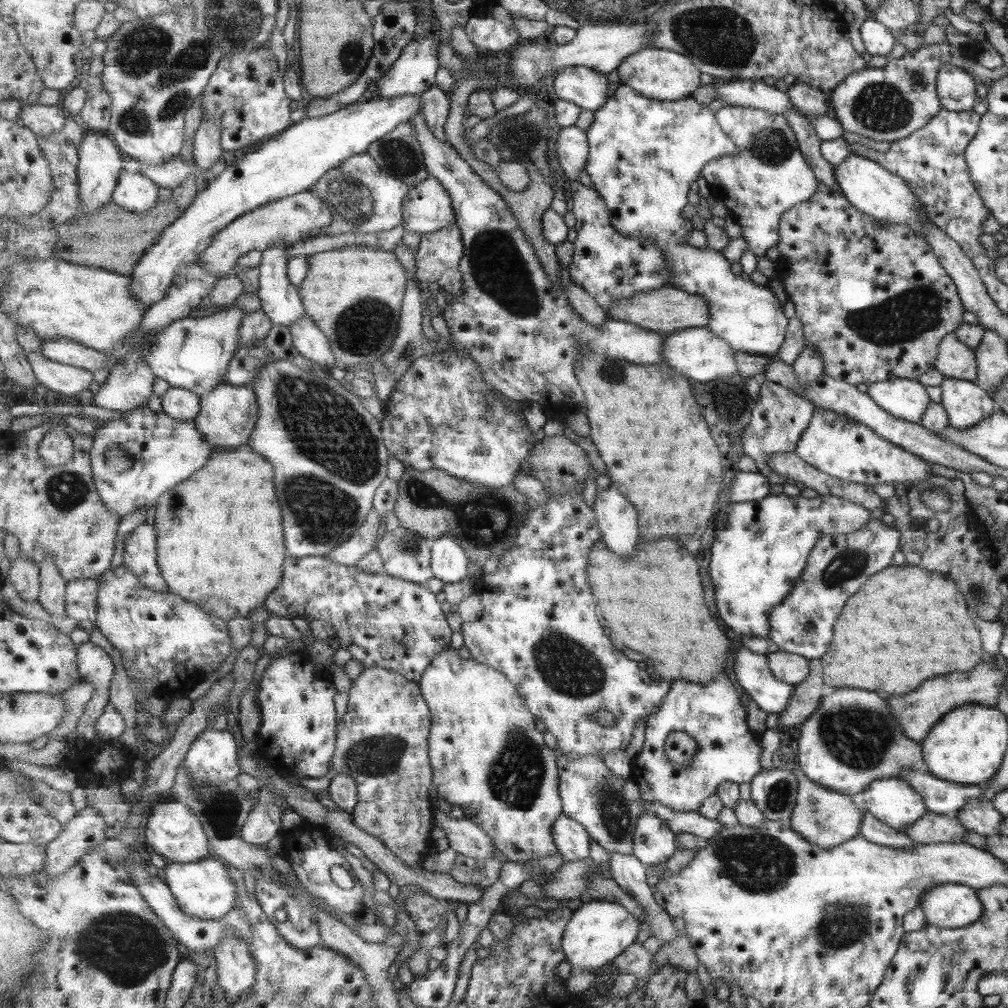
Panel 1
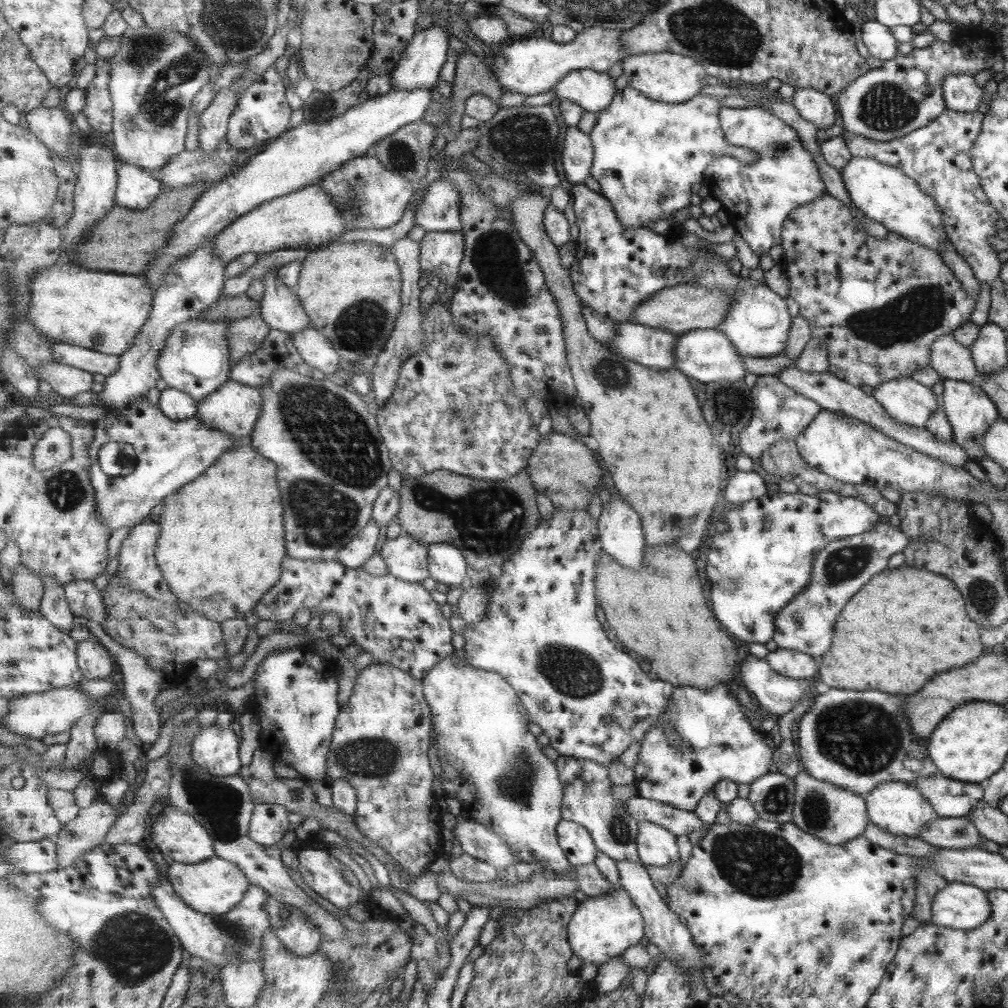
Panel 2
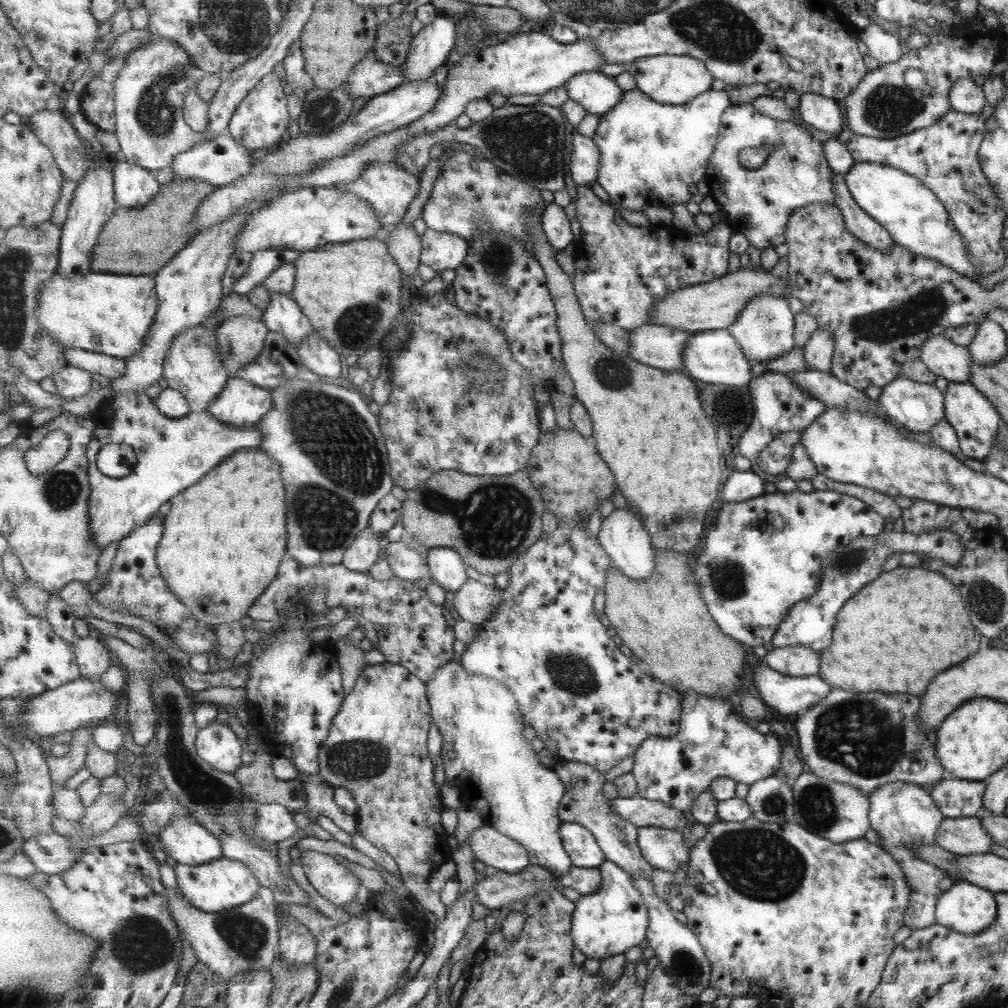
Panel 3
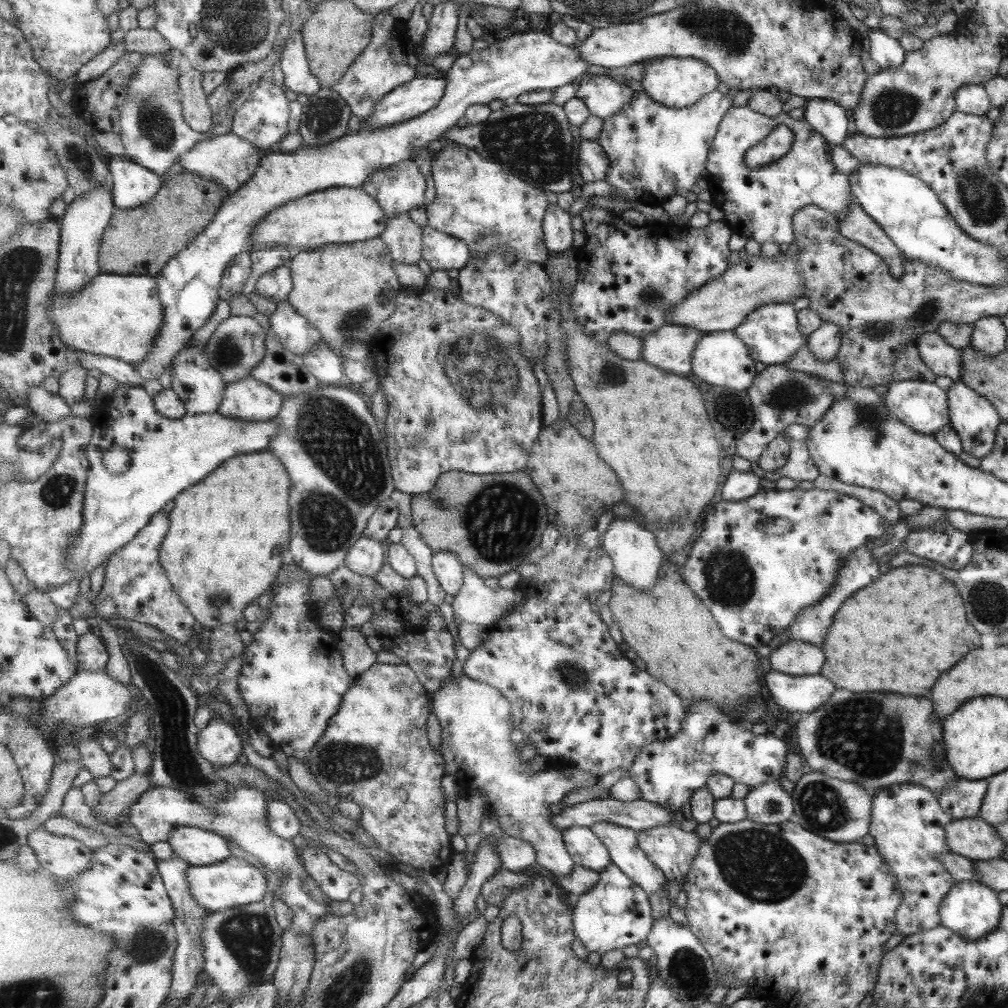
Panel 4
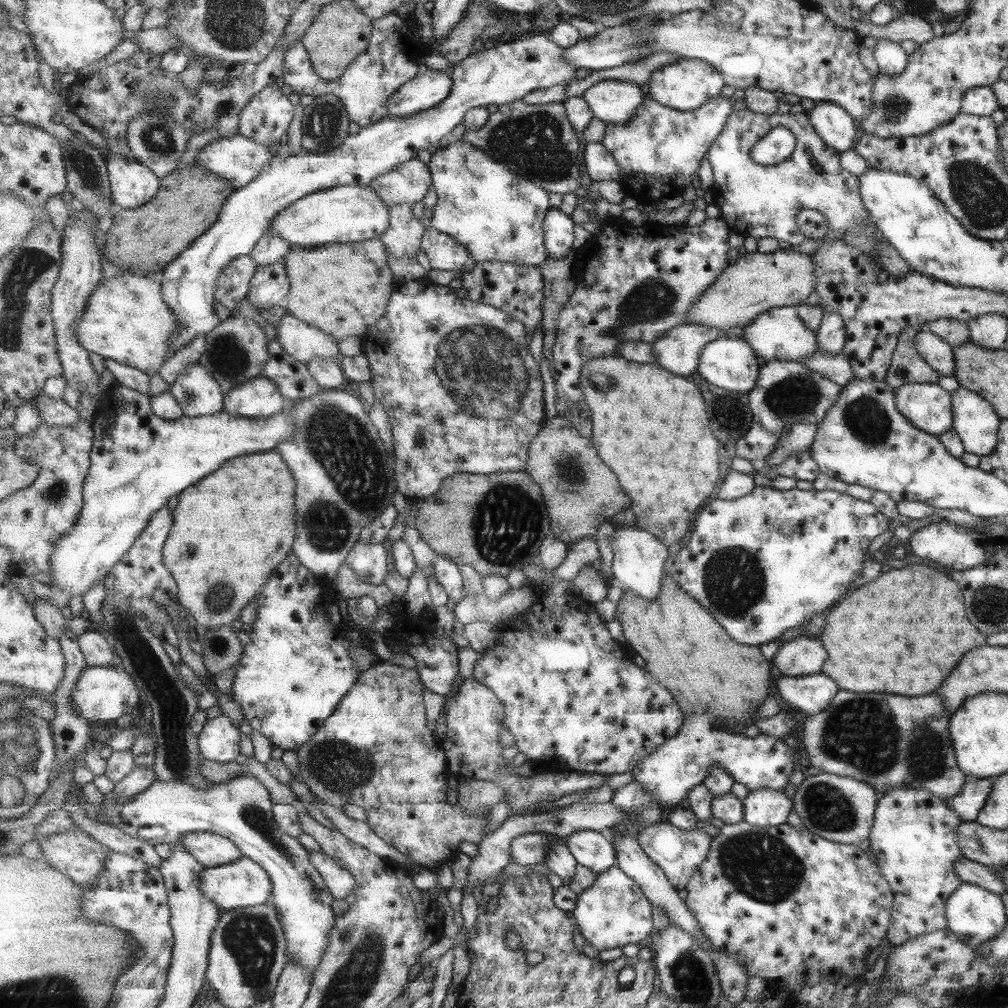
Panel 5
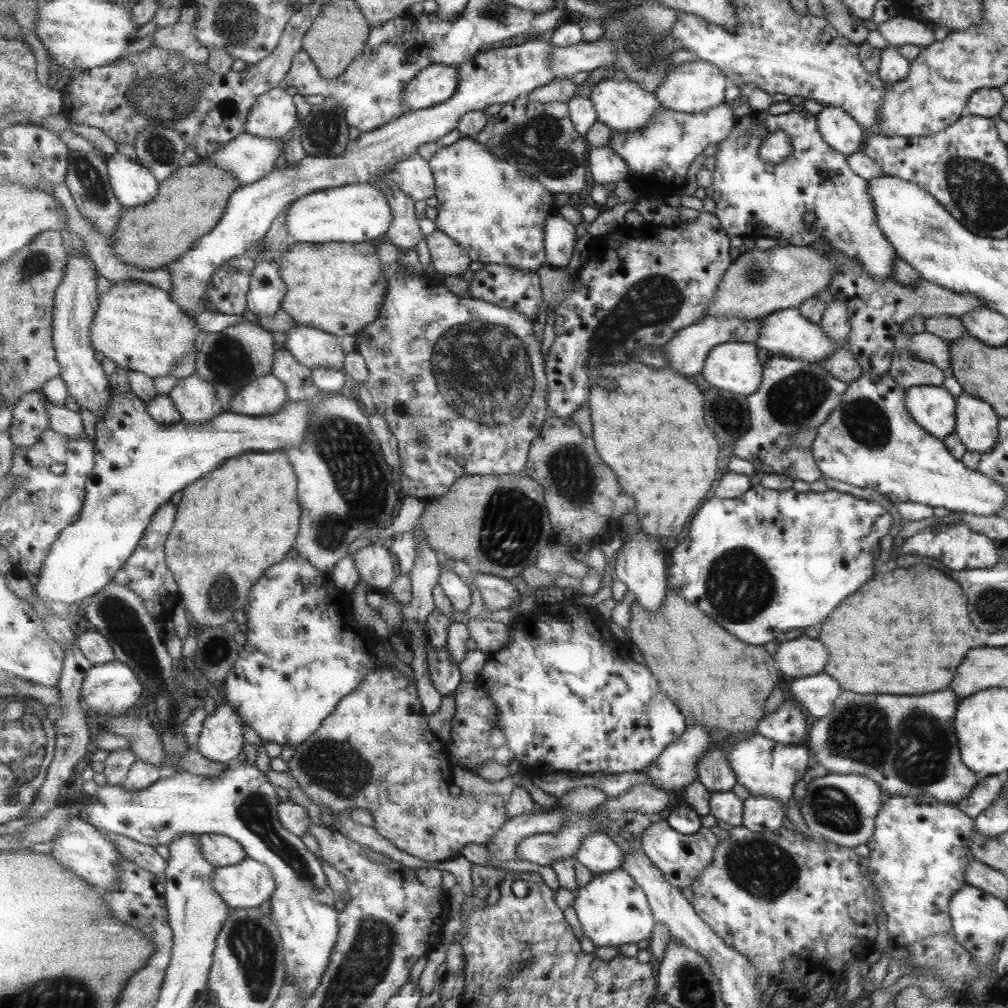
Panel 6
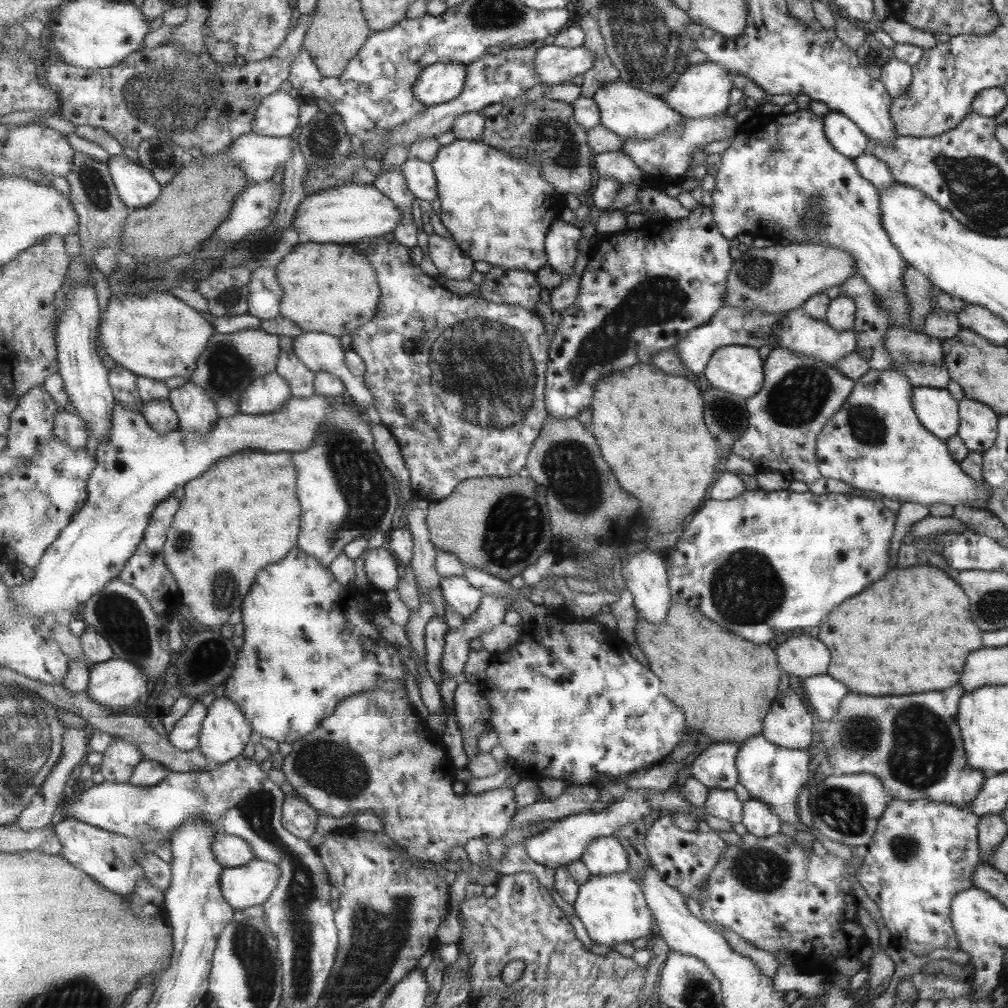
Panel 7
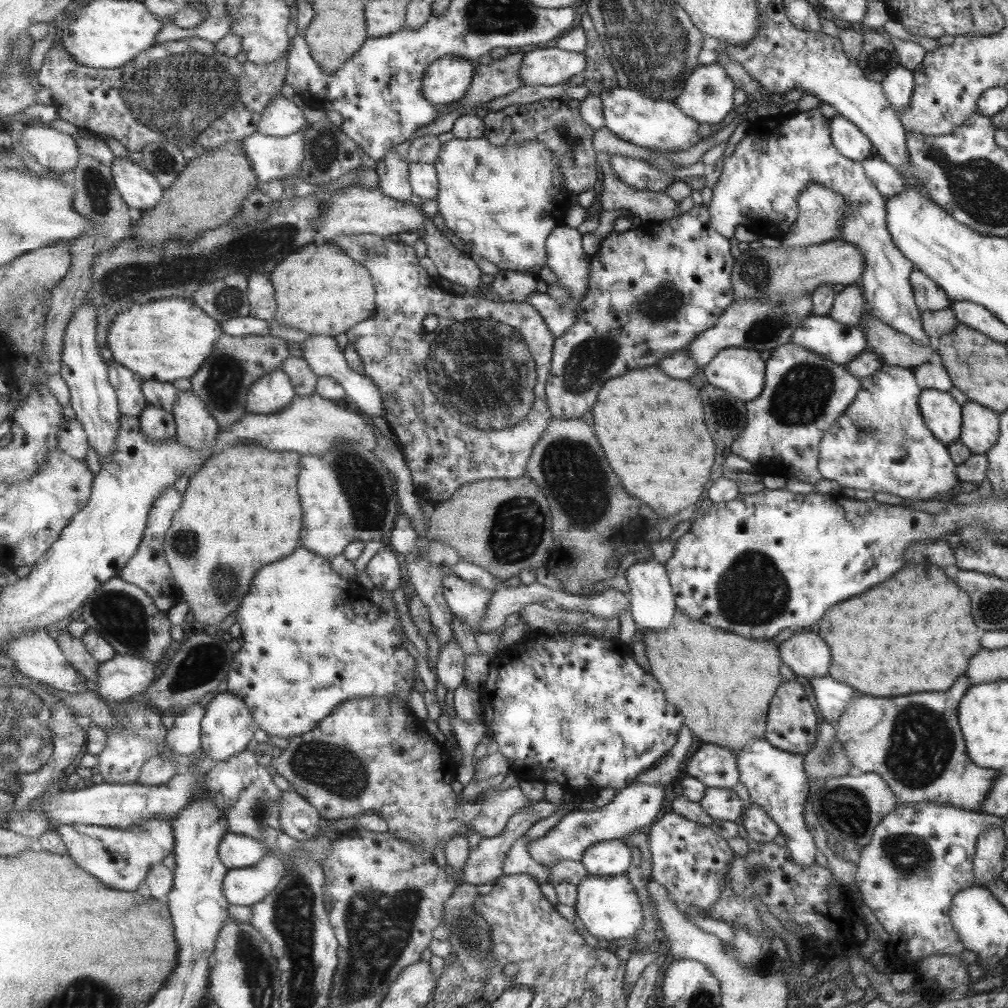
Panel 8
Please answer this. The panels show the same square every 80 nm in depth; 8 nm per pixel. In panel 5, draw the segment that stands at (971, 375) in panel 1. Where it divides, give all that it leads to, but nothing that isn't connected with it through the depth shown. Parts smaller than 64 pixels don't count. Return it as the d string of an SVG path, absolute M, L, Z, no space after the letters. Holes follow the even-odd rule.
M921 329L915 335L913 348L938 376L954 376L953 346L941 340L936 333Z

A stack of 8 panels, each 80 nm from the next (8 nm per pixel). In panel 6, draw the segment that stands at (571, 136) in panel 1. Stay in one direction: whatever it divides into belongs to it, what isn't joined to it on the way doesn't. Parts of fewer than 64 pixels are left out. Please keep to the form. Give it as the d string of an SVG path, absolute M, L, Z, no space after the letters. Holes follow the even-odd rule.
M608 146L605 148L590 148L588 164L594 183L608 184L619 180L627 181L629 169L623 158Z

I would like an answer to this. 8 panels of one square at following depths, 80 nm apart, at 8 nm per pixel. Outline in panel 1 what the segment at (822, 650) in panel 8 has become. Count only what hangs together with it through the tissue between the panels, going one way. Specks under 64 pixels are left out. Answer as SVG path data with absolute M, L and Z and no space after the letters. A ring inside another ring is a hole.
M779 650L765 655L767 668L777 681L794 687L807 678L809 669L805 657Z

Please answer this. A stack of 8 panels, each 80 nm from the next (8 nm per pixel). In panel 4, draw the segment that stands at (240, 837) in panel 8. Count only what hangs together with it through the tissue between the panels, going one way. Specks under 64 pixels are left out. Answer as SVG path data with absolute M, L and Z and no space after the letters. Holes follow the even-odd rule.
M196 826L177 827L173 830L169 845L190 866L209 866L228 859L231 846L225 837Z

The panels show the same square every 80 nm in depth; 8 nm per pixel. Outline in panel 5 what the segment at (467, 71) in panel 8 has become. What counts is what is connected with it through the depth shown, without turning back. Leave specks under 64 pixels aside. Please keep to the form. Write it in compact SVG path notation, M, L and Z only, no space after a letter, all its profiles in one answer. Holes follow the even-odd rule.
M423 69L414 80L399 88L395 96L391 96L388 118L395 119L395 117L417 115L417 113L436 108L449 98L452 90L453 76L450 69L444 72L441 70Z

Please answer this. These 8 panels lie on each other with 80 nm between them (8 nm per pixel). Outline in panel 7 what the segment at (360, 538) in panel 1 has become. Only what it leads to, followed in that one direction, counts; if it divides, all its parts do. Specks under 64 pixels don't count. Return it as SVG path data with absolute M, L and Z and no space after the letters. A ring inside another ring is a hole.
M373 548L364 555L364 571L373 590L388 593L396 590L401 582L402 565L391 551Z

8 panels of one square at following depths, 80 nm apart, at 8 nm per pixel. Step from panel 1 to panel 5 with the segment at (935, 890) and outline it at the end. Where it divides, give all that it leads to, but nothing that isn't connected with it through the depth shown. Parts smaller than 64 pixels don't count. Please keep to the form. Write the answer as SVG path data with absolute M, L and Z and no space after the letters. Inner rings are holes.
M960 882L956 890L948 896L944 904L944 915L948 929L955 933L959 940L974 949L988 943L1007 924L1004 903L1000 896L979 885L966 882Z

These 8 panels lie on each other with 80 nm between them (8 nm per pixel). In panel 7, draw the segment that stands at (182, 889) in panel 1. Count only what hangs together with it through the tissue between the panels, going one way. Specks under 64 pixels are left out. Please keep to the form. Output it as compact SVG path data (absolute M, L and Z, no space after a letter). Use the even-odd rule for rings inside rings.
M253 859L240 867L224 867L221 888L224 897L236 910L263 905L276 890L281 869L271 862Z

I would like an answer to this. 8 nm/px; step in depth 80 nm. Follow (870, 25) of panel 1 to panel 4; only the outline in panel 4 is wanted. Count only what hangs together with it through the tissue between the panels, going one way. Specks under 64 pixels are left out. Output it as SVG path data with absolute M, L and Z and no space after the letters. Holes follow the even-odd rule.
M879 28L869 29L863 38L867 40L869 56L877 63L879 69L897 68L903 62L906 52L899 45L899 41L885 35Z

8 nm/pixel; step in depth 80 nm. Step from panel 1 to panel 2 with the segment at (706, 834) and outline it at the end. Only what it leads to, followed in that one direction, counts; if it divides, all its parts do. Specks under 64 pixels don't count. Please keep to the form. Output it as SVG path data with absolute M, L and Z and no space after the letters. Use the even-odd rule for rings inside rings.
M641 796L625 800L625 804L628 806L628 811L637 820L656 822L655 824L661 824L677 836L688 836L697 831L708 834L711 831L711 825L705 824L695 811L679 810L658 800L646 799Z

